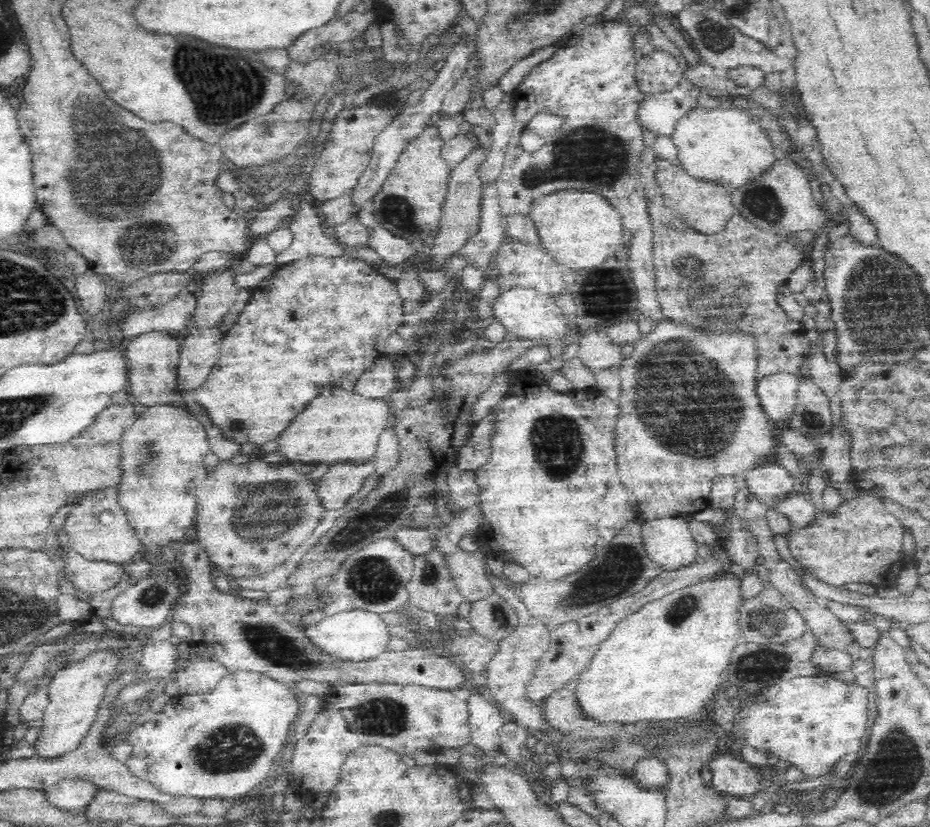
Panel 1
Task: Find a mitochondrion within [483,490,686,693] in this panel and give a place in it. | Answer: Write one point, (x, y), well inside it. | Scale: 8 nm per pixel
(621, 563)

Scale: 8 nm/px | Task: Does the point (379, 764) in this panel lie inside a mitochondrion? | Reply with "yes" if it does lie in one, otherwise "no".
no

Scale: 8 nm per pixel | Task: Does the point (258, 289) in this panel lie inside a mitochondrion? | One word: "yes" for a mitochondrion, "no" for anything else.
no

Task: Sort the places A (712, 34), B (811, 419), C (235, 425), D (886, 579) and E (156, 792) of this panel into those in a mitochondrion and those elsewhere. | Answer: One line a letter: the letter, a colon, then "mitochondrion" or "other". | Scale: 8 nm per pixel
A: mitochondrion
B: mitochondrion
C: mitochondrion
D: other
E: other

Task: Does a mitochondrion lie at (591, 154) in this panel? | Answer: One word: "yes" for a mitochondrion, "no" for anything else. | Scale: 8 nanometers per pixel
yes

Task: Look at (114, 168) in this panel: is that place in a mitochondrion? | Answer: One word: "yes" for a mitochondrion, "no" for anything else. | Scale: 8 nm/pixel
yes

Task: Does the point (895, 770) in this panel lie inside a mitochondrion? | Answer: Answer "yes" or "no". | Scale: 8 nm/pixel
yes

